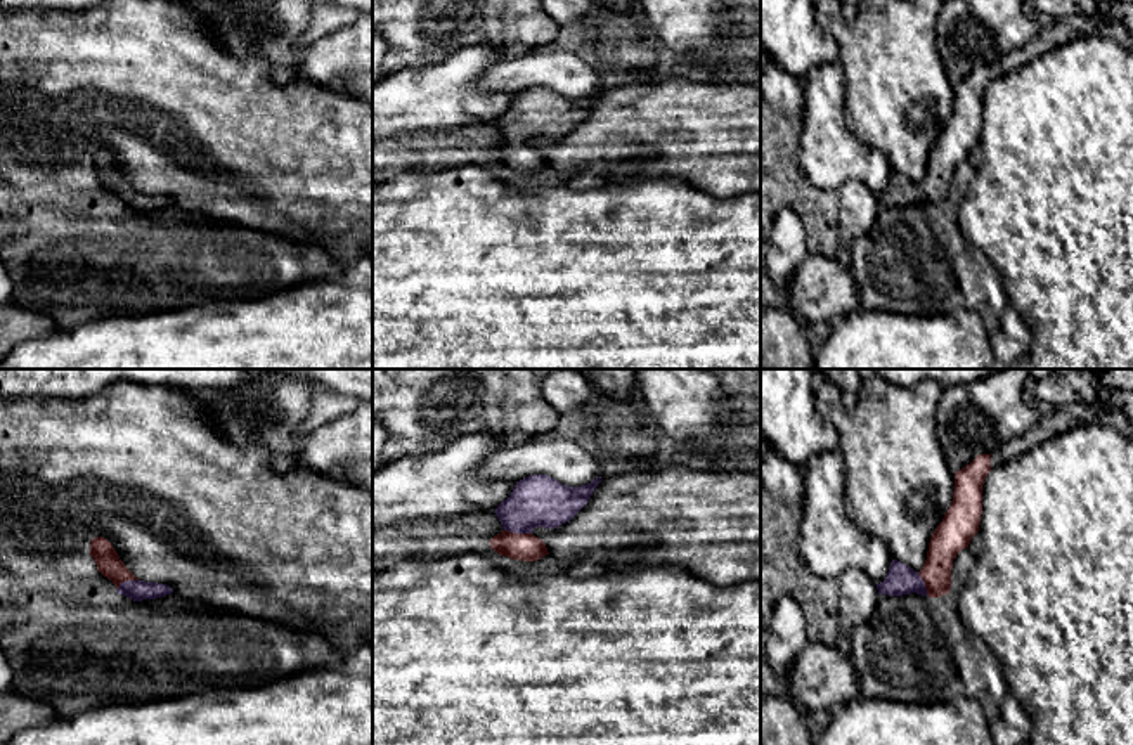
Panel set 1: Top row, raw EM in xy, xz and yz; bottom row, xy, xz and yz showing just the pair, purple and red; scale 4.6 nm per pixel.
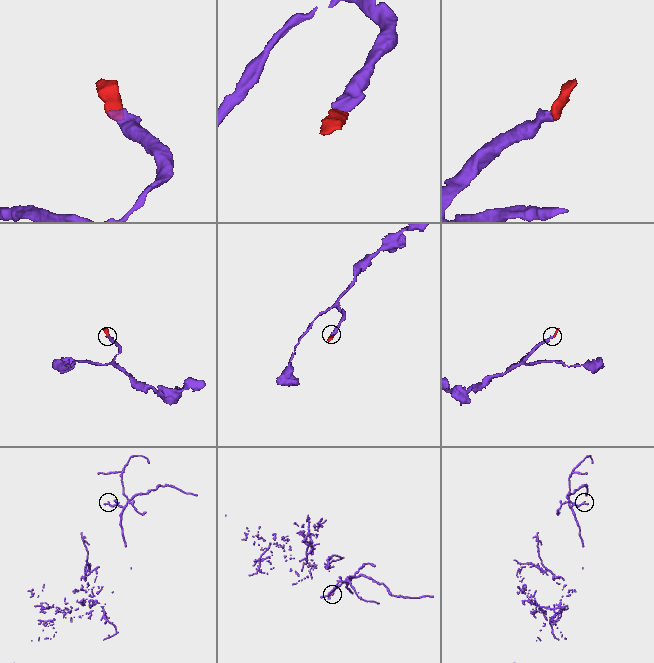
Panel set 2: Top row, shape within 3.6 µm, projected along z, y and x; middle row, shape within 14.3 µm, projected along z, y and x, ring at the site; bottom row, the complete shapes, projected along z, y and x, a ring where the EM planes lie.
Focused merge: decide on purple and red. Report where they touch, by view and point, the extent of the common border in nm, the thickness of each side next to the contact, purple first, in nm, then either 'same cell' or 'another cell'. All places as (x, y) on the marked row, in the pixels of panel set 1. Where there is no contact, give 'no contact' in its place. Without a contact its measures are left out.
xz (518, 532) | 130 nm | 240/130 nm | same cell

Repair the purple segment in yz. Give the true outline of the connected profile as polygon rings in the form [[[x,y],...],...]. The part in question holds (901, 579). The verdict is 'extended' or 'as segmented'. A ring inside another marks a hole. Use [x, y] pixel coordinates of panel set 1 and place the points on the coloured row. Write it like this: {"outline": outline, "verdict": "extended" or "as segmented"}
{"outline": [[[1105,397],[1091,405],[1057,405],[1024,435],[1010,440],[993,454],[979,454],[970,464],[955,473],[953,502],[942,522],[934,530],[927,560],[920,572],[892,560],[887,577],[877,584],[878,594],[903,596],[922,594],[941,598],[951,589],[951,568],[956,554],[968,547],[972,537],[979,532],[982,515],[982,485],[987,473],[1036,447],[1038,444],[1059,435],[1079,423],[1086,423],[1112,405]]], "verdict": "extended"}

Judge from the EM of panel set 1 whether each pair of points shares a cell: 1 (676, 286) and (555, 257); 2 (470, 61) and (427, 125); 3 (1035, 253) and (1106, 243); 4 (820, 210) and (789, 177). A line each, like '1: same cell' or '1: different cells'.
1: same cell
2: same cell
3: same cell
4: same cell

